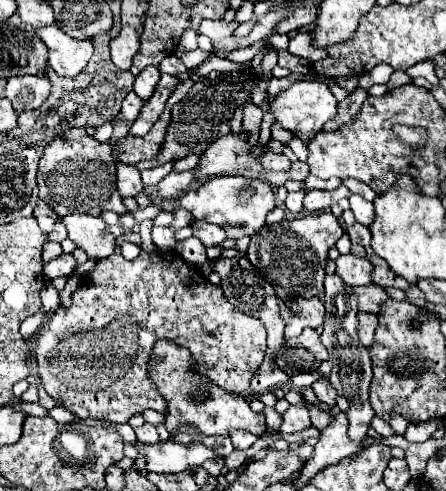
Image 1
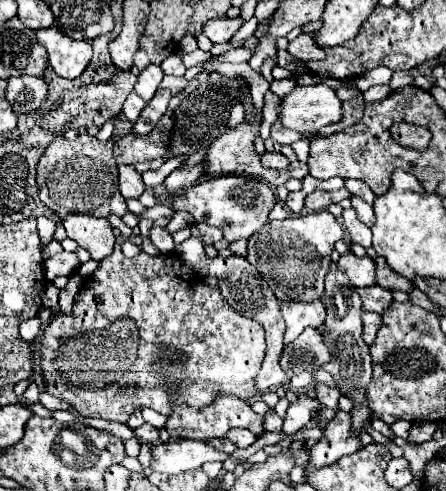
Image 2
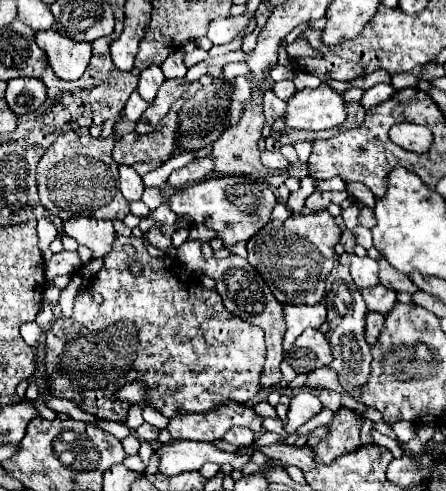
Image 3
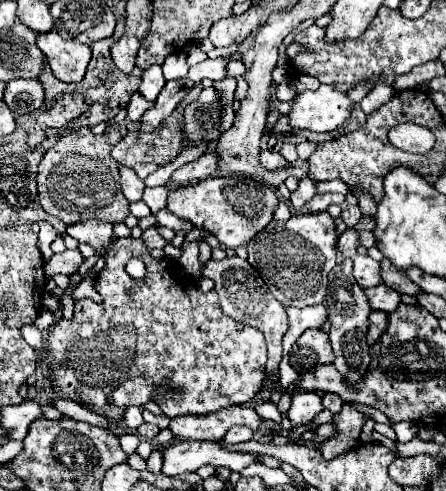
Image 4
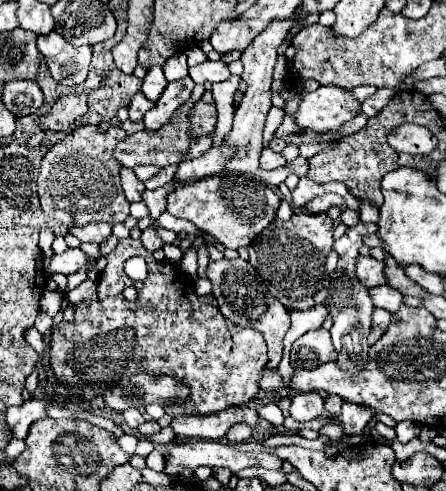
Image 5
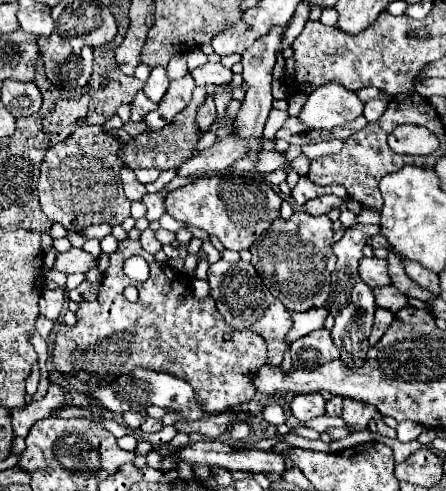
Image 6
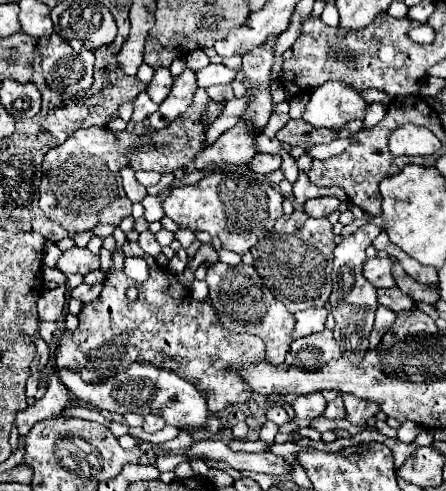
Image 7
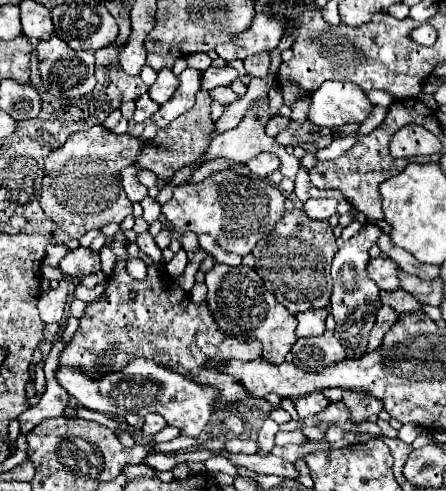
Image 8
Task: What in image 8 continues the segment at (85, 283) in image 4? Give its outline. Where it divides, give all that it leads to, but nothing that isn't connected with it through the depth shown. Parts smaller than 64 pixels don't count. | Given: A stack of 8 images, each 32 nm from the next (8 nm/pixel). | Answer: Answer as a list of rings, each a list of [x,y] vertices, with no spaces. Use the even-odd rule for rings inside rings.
[[[107,281],[97,284],[93,289],[88,289],[85,286],[79,284],[76,287],[74,295],[75,298],[90,303],[102,295],[102,293],[106,289],[106,286]]]

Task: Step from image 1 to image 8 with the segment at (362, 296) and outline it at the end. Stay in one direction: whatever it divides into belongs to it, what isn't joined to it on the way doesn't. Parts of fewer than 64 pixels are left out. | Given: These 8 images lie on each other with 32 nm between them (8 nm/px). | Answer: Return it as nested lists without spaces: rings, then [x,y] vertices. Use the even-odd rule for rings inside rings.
[[[380,290],[380,302],[396,312],[420,310],[420,302],[416,302],[416,298],[408,296],[404,290]]]

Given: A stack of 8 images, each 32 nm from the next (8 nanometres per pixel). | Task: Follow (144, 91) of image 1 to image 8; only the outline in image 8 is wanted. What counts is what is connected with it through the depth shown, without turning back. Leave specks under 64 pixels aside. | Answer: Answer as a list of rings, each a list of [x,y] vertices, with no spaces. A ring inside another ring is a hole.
[[[162,68],[158,72],[156,82],[148,88],[148,94],[156,104],[164,104],[164,100],[168,100],[168,96],[172,96],[176,84],[178,84],[178,78],[172,74],[172,70]]]

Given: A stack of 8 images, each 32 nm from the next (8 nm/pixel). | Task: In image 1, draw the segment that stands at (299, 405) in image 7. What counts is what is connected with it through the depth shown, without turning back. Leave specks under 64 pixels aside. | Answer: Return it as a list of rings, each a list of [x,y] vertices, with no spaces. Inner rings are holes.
[[[290,406],[286,410],[286,414],[282,416],[284,422],[280,426],[280,432],[282,434],[296,434],[296,432],[302,432],[306,428],[310,428],[310,414],[308,414],[310,406]]]

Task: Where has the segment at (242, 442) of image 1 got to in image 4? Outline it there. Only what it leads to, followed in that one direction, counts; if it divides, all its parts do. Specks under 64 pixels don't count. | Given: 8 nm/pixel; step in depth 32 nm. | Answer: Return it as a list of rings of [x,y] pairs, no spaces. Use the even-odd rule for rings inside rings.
[[[233,426],[225,435],[227,444],[237,444],[249,441],[253,438],[253,431],[247,426]]]

